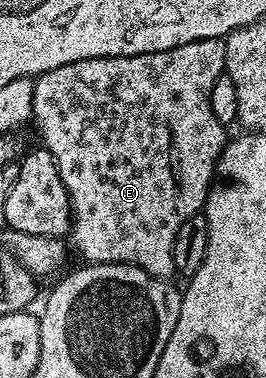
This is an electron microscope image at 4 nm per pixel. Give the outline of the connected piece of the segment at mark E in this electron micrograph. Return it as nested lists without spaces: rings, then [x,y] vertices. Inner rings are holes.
[[[204,38],[176,46],[163,52],[136,54],[135,56],[119,56],[118,58],[92,58],[91,60],[75,60],[75,64],[63,64],[59,68],[51,68],[51,72],[39,74],[35,79],[35,100],[33,101],[32,121],[37,122],[37,130],[41,133],[44,149],[51,152],[55,160],[55,168],[59,168],[61,182],[67,188],[69,206],[73,209],[71,223],[71,246],[77,249],[80,261],[85,264],[102,262],[111,264],[127,264],[143,268],[156,278],[172,279],[175,274],[175,236],[179,228],[191,216],[202,213],[209,189],[213,187],[217,173],[217,161],[227,141],[227,127],[215,120],[215,112],[211,112],[211,88],[215,88],[215,80],[225,73],[225,44],[220,38]]]

